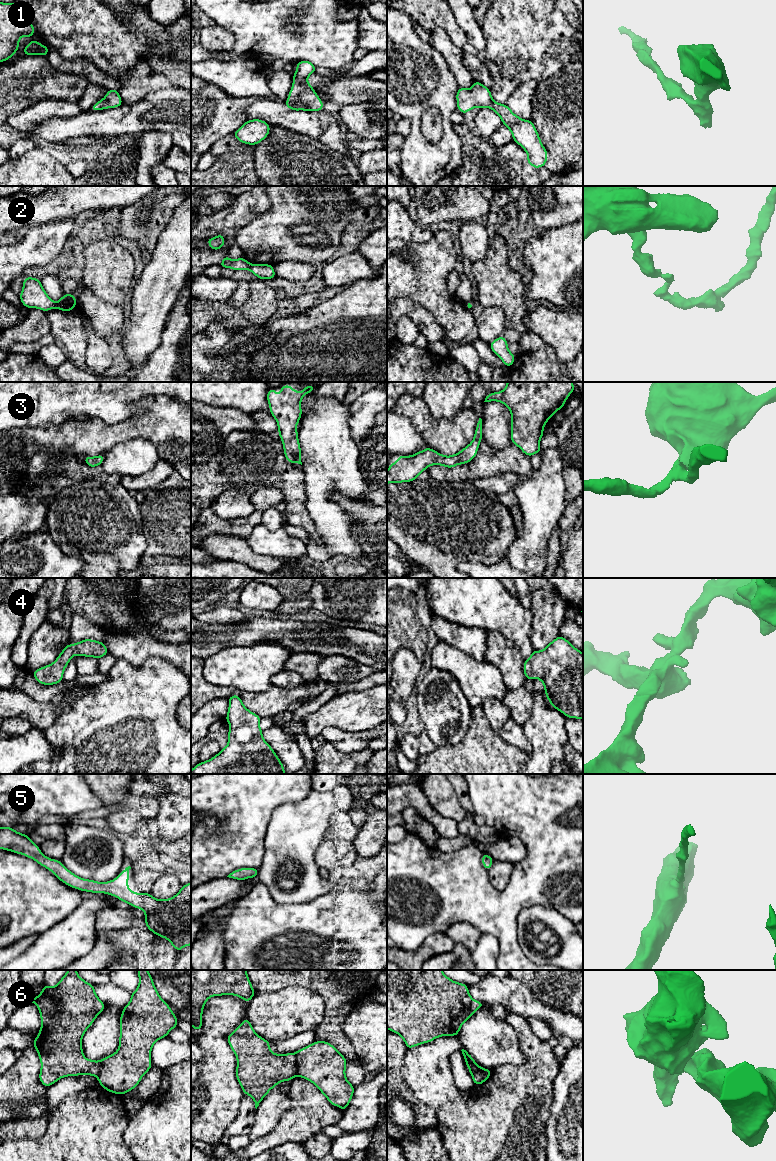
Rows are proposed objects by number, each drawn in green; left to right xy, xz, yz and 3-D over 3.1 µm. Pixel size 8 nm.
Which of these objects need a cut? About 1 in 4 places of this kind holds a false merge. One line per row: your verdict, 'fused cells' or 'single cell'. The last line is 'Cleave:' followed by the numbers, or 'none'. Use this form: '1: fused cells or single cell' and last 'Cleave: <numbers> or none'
1: single cell
2: fused cells
3: single cell
4: single cell
5: single cell
6: fused cells
Cleave: 2, 6

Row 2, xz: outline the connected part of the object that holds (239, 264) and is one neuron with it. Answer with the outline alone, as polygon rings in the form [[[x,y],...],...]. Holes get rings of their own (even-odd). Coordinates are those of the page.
[[[226,255],[222,262],[219,263],[222,268],[231,268],[233,270],[239,271],[239,270],[250,270],[251,264],[245,260],[243,257],[240,257],[236,260],[232,260]]]

